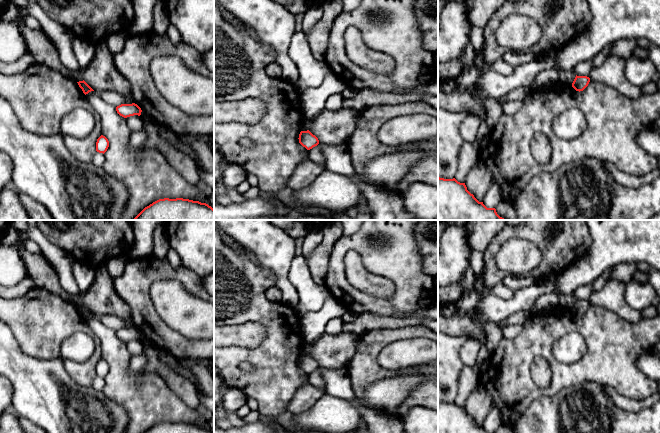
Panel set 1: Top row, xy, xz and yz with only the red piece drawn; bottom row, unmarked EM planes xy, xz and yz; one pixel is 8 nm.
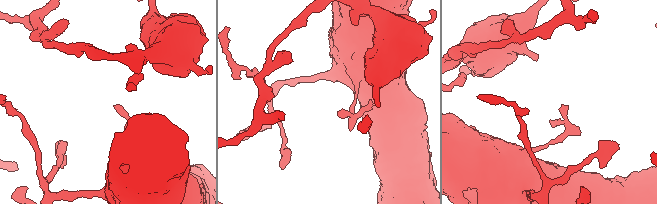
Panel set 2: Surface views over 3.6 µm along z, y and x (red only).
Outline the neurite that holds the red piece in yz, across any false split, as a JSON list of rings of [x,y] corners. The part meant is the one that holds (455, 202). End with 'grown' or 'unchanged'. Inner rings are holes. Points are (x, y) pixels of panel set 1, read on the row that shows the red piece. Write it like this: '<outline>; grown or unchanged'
[[[438,177],[438,220],[506,220],[500,217],[495,208],[487,208],[471,194],[465,183],[455,178]]]; unchanged

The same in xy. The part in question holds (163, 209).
[[[159,199],[145,207],[133,220],[214,220],[214,209],[189,199]]]; unchanged

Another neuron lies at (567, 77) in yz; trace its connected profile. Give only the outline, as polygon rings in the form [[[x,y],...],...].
[[[565,70],[562,71],[560,74],[560,82],[562,84],[572,85],[574,79],[576,77],[576,74],[573,70]]]

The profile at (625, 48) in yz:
[[[635,39],[617,40],[611,44],[610,55],[617,55],[628,59],[633,56],[636,46],[637,41]]]

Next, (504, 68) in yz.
[[[501,58],[496,63],[496,69],[500,74],[510,76],[514,70],[514,67]]]

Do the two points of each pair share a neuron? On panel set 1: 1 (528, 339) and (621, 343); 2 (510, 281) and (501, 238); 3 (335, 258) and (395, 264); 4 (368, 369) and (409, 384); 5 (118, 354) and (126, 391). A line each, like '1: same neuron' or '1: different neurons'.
1: same neuron
2: different neurons
3: same neuron
4: different neurons
5: same neuron

